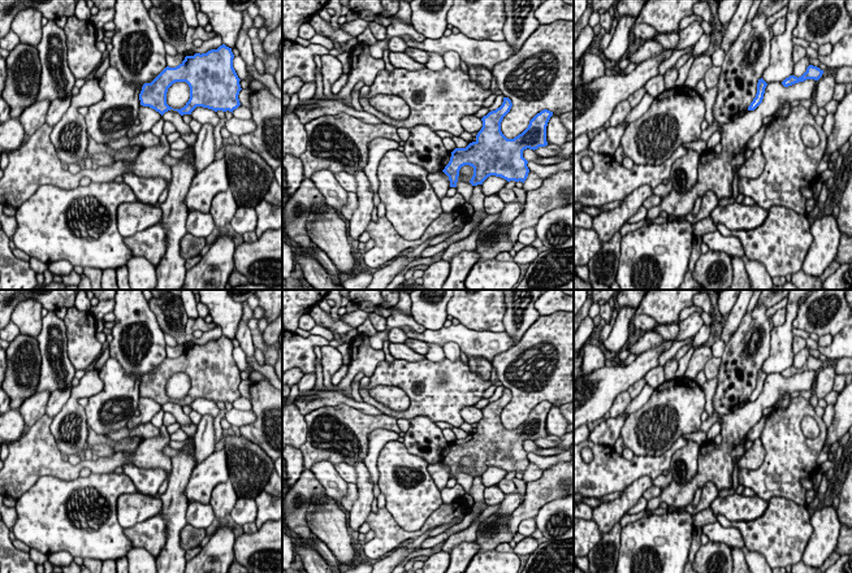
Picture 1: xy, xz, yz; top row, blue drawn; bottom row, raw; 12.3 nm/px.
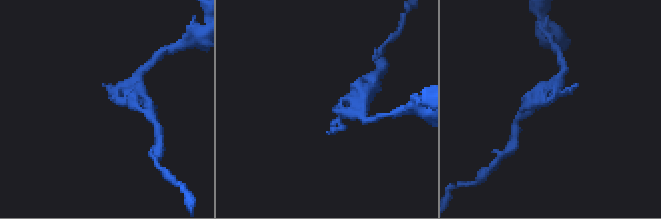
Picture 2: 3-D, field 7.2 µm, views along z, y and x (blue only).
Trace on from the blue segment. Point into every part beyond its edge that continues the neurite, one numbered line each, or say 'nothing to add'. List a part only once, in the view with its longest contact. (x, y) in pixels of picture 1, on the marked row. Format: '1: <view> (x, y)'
nothing to add

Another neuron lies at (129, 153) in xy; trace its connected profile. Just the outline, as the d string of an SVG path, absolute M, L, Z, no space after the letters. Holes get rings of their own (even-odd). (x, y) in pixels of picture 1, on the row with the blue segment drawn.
M138 146L134 147L125 147L122 149L114 151L114 161L122 160L126 162L133 162L140 153L142 148Z

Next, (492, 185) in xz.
M490 175L483 182L481 191L485 196L496 195L499 190L502 190L506 186L506 183L506 179Z

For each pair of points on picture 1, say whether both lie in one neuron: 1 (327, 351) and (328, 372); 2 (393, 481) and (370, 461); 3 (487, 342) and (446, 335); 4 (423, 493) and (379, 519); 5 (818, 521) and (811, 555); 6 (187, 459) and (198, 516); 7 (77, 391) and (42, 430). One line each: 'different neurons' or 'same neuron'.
1: same neuron
2: different neurons
3: same neuron
4: different neurons
5: same neuron
6: different neurons
7: different neurons

